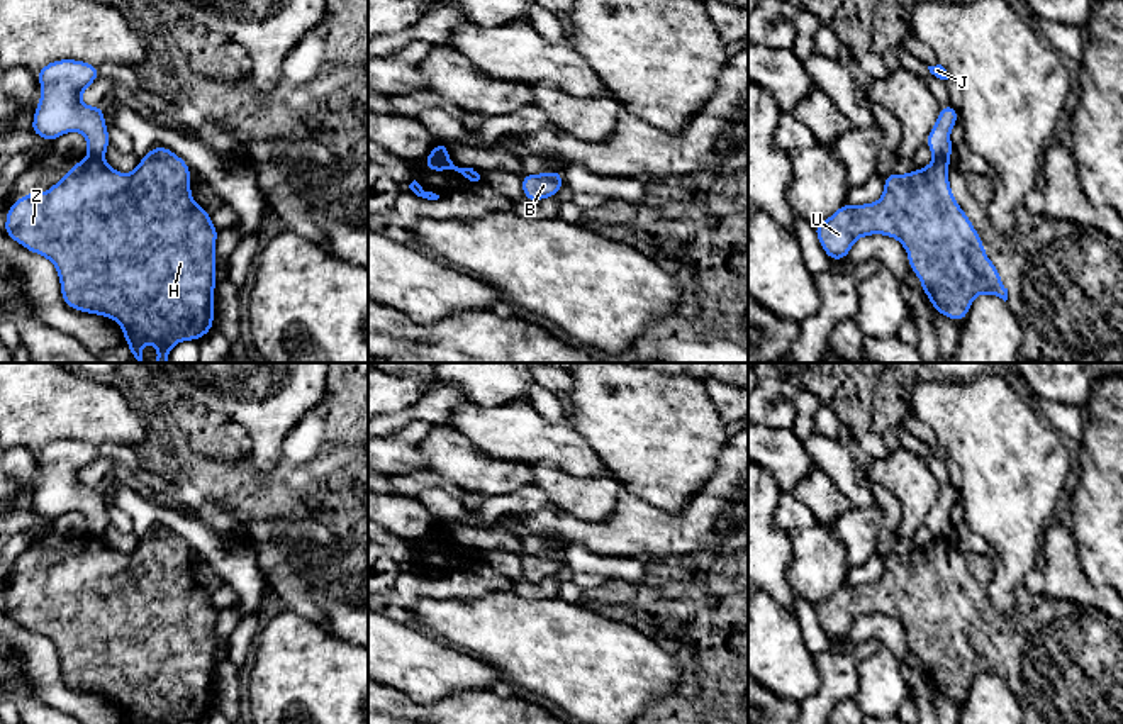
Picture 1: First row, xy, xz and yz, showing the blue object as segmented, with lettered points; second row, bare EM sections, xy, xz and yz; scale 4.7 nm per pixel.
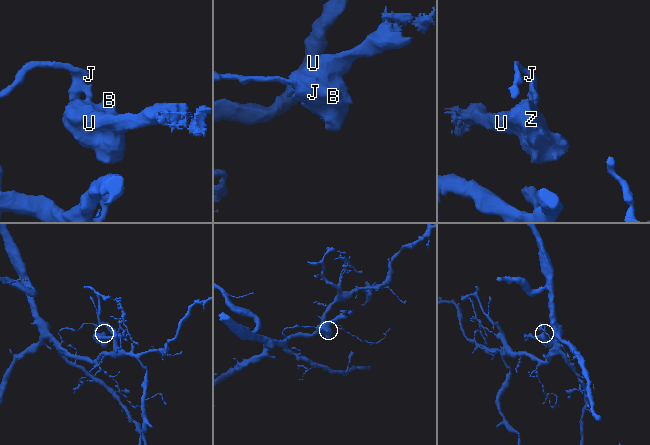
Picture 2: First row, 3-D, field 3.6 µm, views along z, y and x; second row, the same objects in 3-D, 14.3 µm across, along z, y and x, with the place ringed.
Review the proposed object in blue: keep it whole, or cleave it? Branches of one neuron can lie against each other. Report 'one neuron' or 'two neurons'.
two neurons

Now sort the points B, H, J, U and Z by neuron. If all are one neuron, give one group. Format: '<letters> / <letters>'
B H U Z / J

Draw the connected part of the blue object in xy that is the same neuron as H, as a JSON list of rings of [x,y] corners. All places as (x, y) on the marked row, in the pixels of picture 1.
[[[163,146],[144,154],[129,175],[88,156],[75,163],[47,192],[19,197],[7,210],[5,234],[56,266],[63,302],[73,310],[117,320],[137,363],[146,363],[141,351],[144,343],[158,349],[159,358],[153,363],[168,363],[168,353],[175,344],[200,341],[214,329],[219,229],[212,224],[210,214],[195,203],[190,171],[192,168],[178,154]]]

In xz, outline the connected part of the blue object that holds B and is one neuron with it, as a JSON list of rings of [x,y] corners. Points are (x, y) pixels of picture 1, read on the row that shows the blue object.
[[[562,170],[521,176],[522,197],[533,202],[555,197],[563,188]]]

